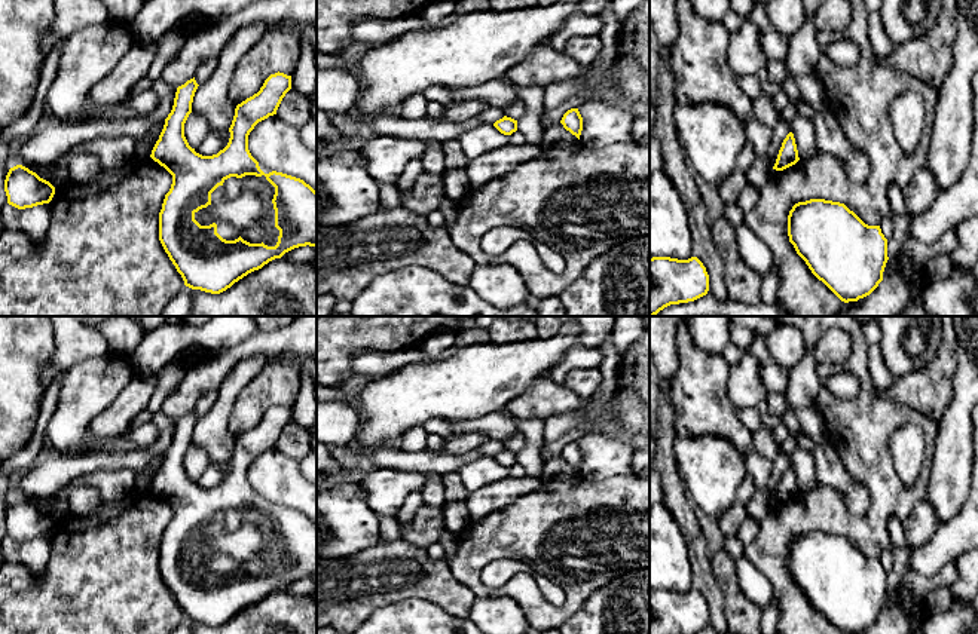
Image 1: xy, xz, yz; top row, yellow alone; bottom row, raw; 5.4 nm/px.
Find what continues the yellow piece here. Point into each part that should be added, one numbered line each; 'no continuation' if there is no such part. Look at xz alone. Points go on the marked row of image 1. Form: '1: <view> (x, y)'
no continuation

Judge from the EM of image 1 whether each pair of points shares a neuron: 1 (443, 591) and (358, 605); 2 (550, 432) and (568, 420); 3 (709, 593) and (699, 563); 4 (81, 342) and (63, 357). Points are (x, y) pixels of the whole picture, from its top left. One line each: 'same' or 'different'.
1: same
2: same
3: same
4: same

